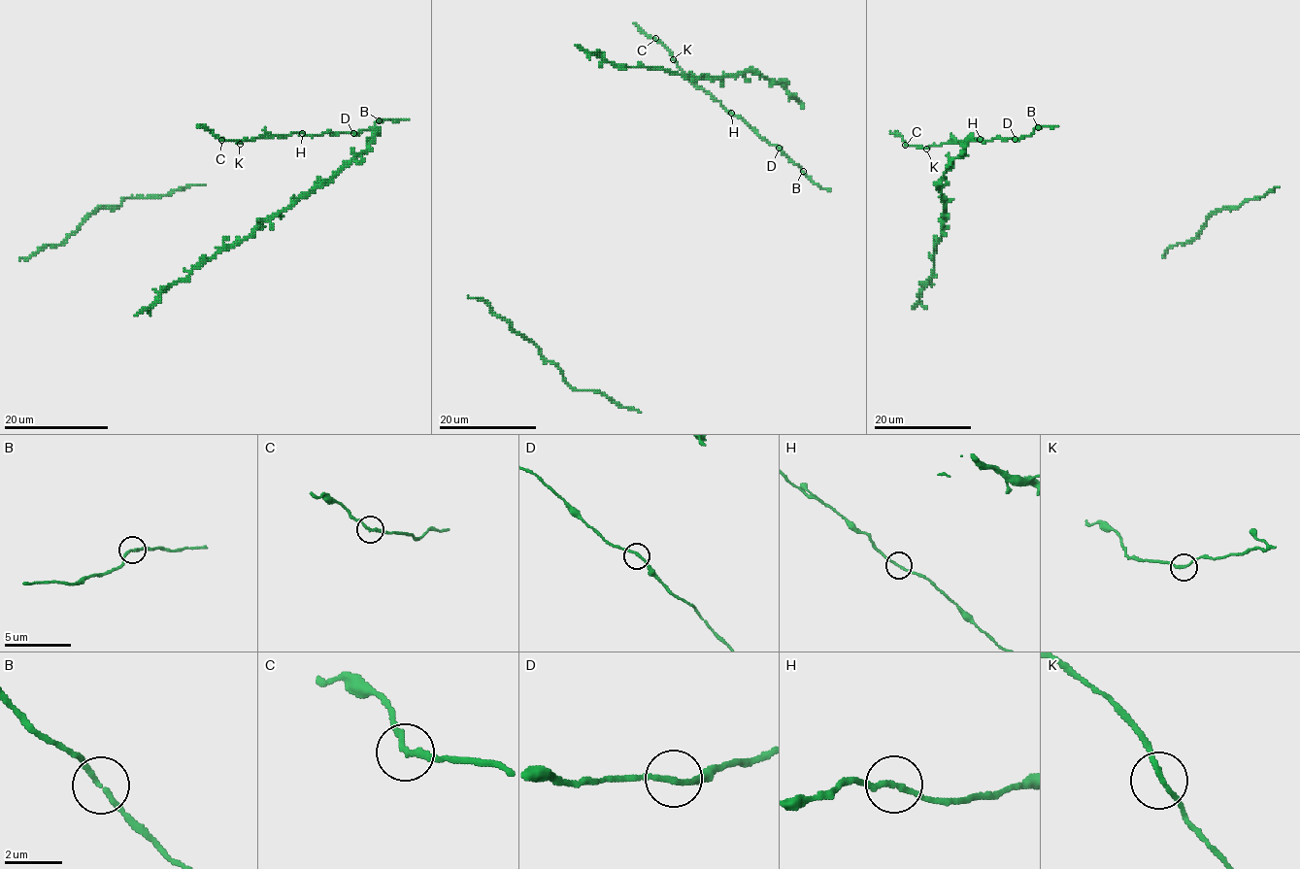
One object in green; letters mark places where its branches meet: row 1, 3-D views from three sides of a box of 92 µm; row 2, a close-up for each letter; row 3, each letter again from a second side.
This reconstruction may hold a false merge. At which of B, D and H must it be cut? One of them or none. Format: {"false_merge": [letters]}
{"false_merge": []}

